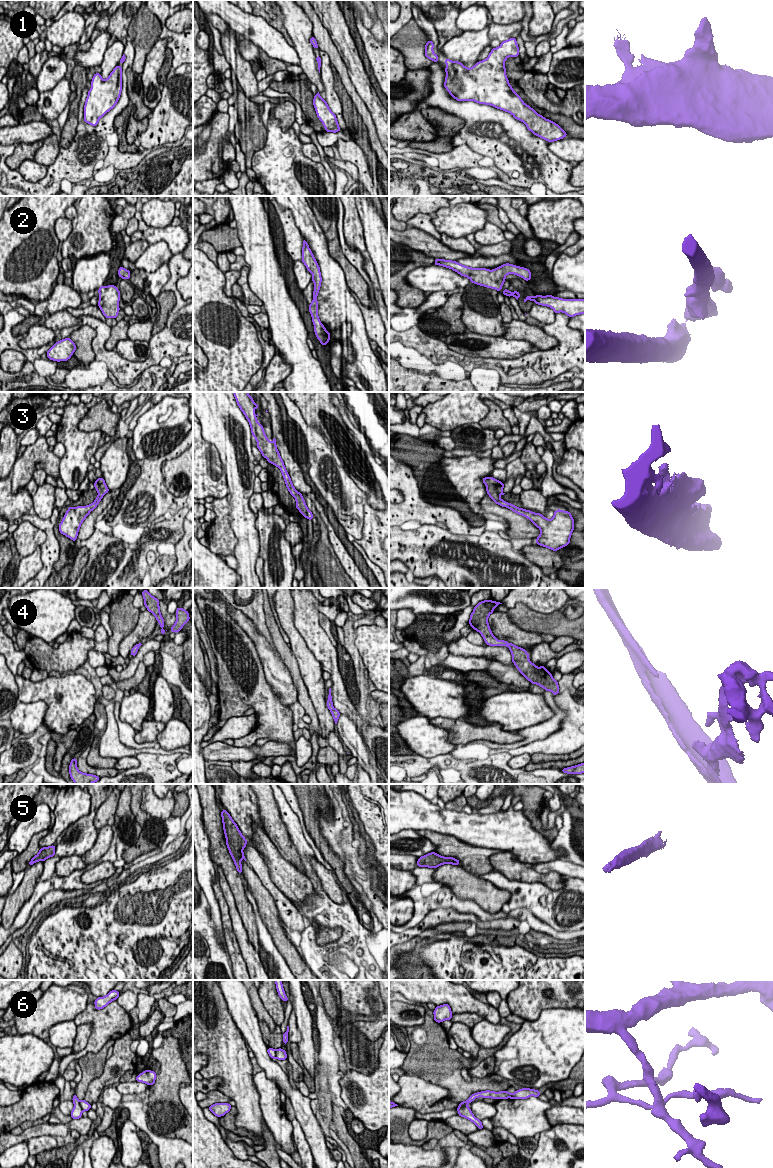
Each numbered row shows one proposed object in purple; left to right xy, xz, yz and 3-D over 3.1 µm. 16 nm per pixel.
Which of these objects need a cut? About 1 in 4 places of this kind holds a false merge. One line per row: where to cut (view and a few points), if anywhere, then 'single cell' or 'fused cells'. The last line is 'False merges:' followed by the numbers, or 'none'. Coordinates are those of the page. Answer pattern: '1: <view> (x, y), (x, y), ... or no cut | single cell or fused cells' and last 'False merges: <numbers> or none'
1: no cut | single cell
2: no cut | single cell
3: no cut | single cell
4: no cut | single cell
5: no cut | single cell
6: xy (78, 1101), (83, 1110) | fused cells
False merges: 6

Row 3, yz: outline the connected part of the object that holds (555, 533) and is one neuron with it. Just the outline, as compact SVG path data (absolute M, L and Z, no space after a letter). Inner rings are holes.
M493 477L482 478L482 481L486 485L487 495L496 504L525 516L540 529L540 535L536 539L536 544L557 551L570 543L570 537L574 530L574 519L570 512L557 509L554 511L553 518L547 519L540 513L516 507L502 500L499 496L505 494L503 492L505 484L501 481Z

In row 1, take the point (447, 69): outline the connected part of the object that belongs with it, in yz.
M510 38L493 48L487 59L471 68L446 58L444 87L457 101L471 100L512 114L515 119L524 122L534 135L549 143L563 139L567 133L525 104L509 84L504 63L508 57L517 56L519 47L516 38Z

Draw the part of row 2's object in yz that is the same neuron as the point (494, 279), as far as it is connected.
M435 259L434 265L450 268L461 276L469 278L471 283L496 289L498 292L501 290L503 283L506 281L505 277L510 273L520 276L526 281L531 279L531 272L529 269L509 263L503 264L493 270L486 268L471 268L456 261L444 259Z

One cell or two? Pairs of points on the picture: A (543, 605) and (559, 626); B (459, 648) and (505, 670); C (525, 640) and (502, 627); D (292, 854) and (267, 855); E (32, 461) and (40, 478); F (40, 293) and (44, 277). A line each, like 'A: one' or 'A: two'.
A: two
B: two
C: one
D: two
E: two
F: one

